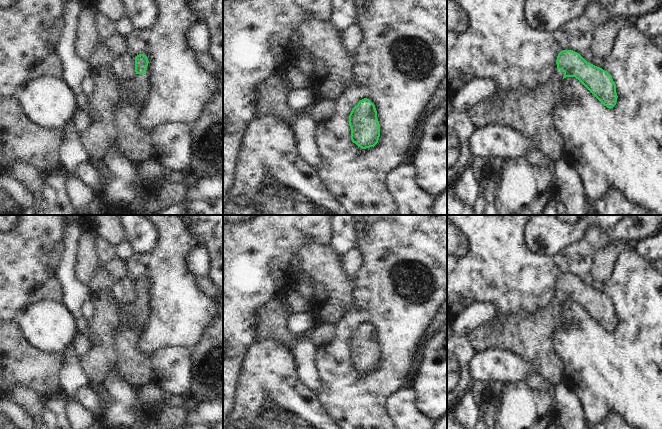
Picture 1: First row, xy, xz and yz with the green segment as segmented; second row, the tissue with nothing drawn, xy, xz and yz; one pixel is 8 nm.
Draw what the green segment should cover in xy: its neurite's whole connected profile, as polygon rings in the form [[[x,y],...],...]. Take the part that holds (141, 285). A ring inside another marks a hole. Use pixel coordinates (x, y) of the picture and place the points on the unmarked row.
[[[139,278],[135,281],[135,300],[131,303],[123,303],[116,300],[110,292],[112,298],[122,316],[119,334],[113,338],[112,346],[117,356],[116,368],[119,371],[120,377],[133,389],[137,390],[154,382],[153,370],[151,368],[151,359],[145,355],[139,347],[139,339],[145,330],[149,315],[149,300],[147,297],[148,282],[144,278]]]

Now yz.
[[[563,274],[556,288],[556,299],[536,313],[507,316],[468,333],[466,338],[474,351],[479,353],[490,348],[513,351],[531,363],[552,388],[565,381],[564,363],[552,346],[552,334],[561,316],[562,304],[575,301],[609,333],[616,329],[618,320],[612,300],[587,286],[579,277]]]

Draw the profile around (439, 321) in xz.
[[[447,299],[445,303],[440,307],[438,312],[435,314],[433,319],[431,320],[430,324],[427,326],[421,340],[420,340],[420,346],[417,350],[417,353],[421,349],[421,344],[429,339],[431,336],[433,336],[437,331],[443,329],[447,326]]]

